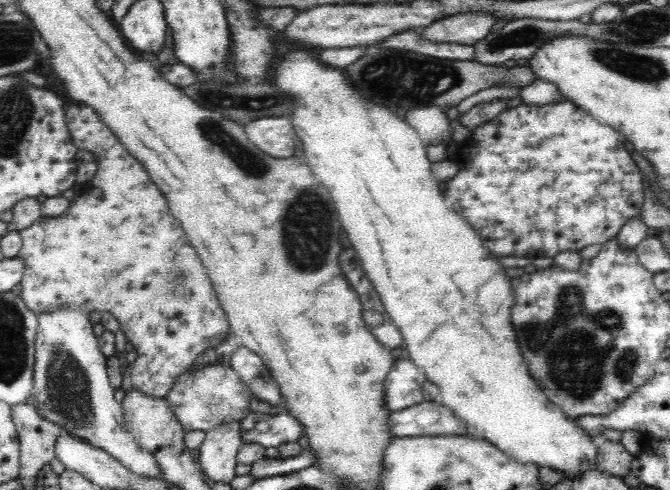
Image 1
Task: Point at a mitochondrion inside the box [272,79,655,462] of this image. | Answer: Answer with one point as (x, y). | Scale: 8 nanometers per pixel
(580, 377)

